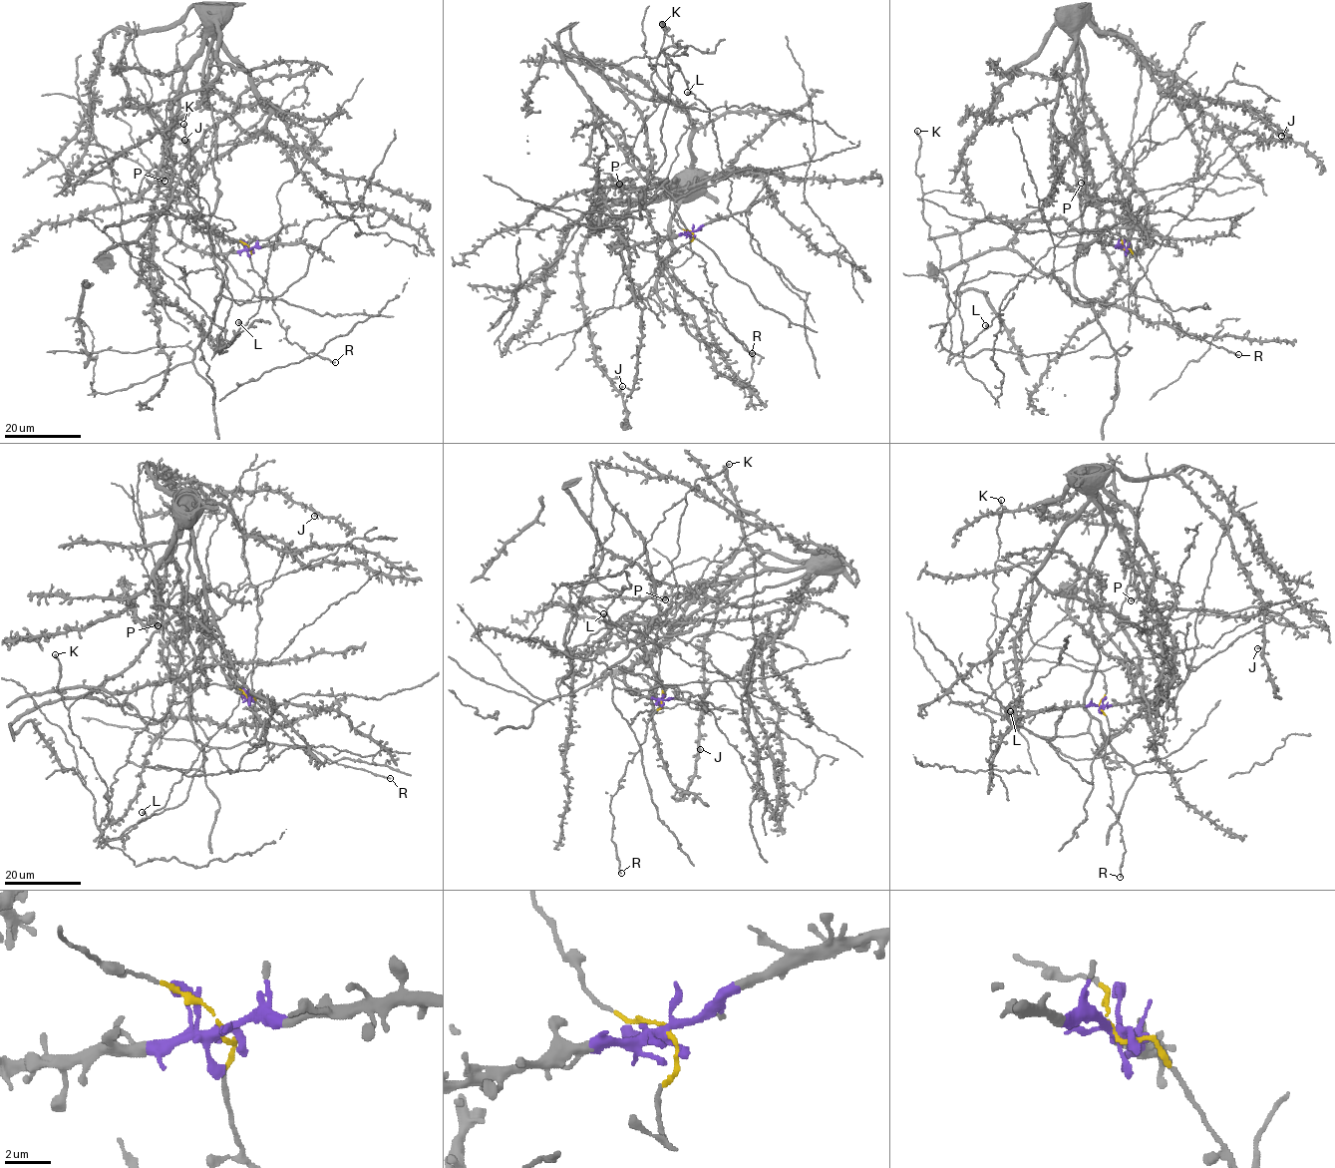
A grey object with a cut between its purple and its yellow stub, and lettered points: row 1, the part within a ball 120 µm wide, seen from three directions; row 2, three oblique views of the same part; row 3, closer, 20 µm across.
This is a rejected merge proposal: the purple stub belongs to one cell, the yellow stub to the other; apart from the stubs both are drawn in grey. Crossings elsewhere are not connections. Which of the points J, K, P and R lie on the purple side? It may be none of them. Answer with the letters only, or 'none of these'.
J, P

